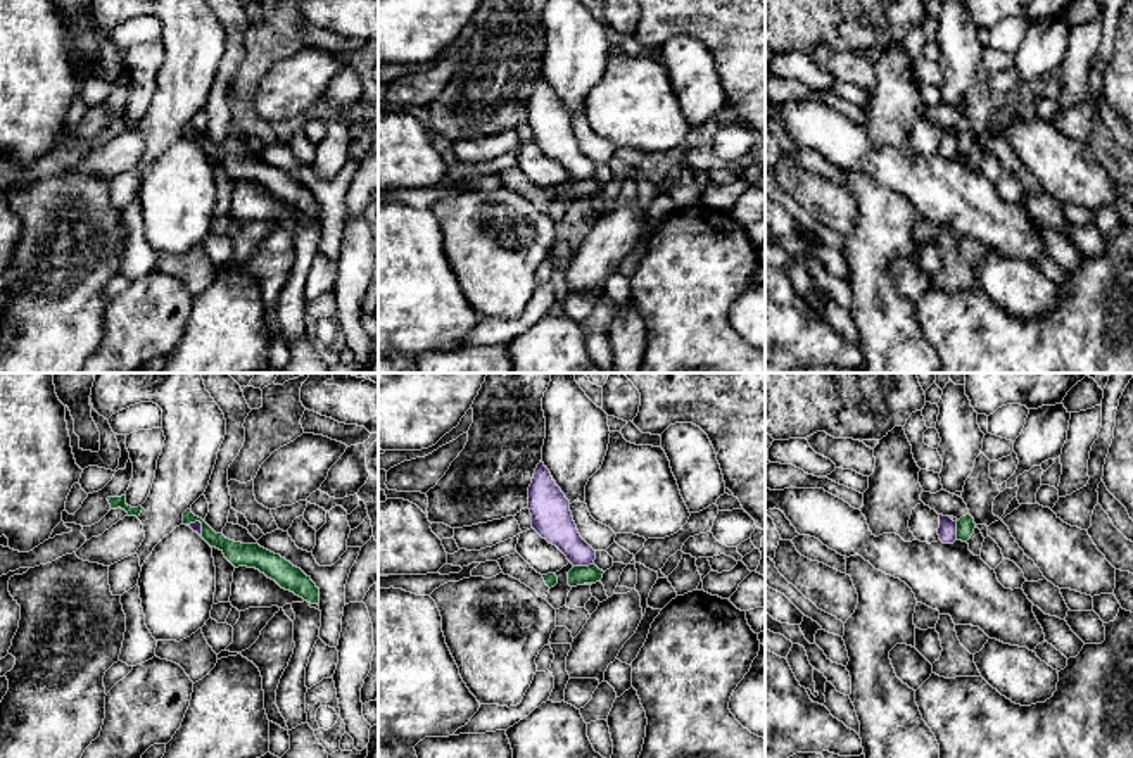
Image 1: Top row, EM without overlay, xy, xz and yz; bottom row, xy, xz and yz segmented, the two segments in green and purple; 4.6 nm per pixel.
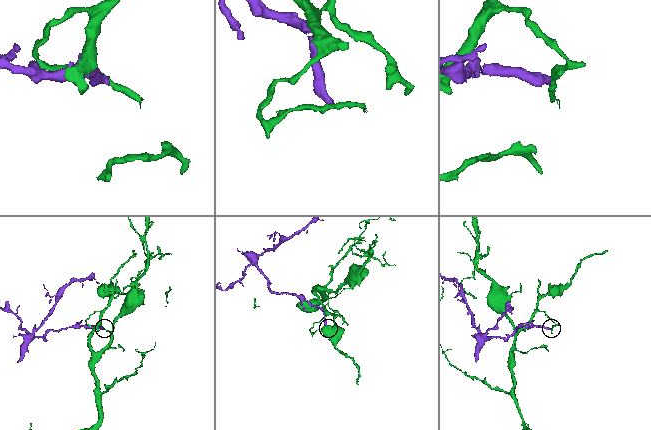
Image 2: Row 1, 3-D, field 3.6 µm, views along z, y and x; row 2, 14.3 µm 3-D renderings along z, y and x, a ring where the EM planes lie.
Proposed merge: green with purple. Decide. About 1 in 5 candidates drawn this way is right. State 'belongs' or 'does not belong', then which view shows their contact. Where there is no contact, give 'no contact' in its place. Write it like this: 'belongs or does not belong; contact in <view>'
does not belong; contact in xz

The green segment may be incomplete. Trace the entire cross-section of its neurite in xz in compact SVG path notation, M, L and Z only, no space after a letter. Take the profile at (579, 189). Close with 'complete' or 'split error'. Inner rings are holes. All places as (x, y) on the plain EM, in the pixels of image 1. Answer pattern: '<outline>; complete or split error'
M596 178L573 180L573 181L568 185L568 199L570 199L570 200L577 200L577 199L584 199L584 197L601 195L603 186L604 186L604 185L599 183Z; complete

